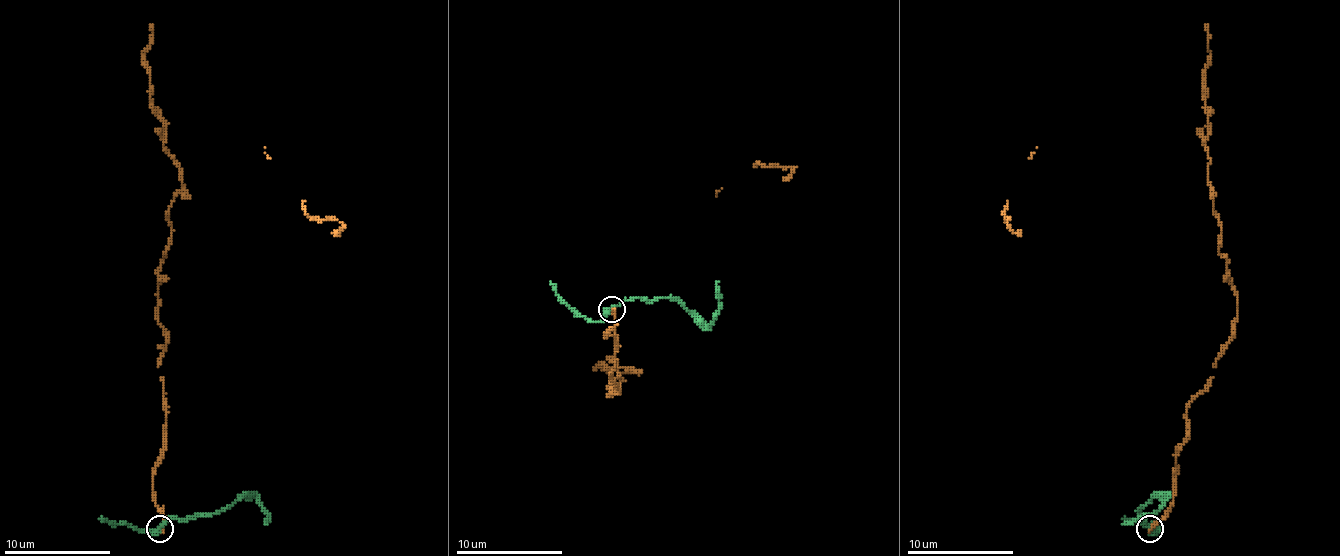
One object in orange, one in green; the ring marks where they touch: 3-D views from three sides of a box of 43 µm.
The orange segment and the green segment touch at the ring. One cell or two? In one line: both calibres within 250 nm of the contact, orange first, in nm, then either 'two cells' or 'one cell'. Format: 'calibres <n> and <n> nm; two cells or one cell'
calibres 200 and 320 nm; two cells

